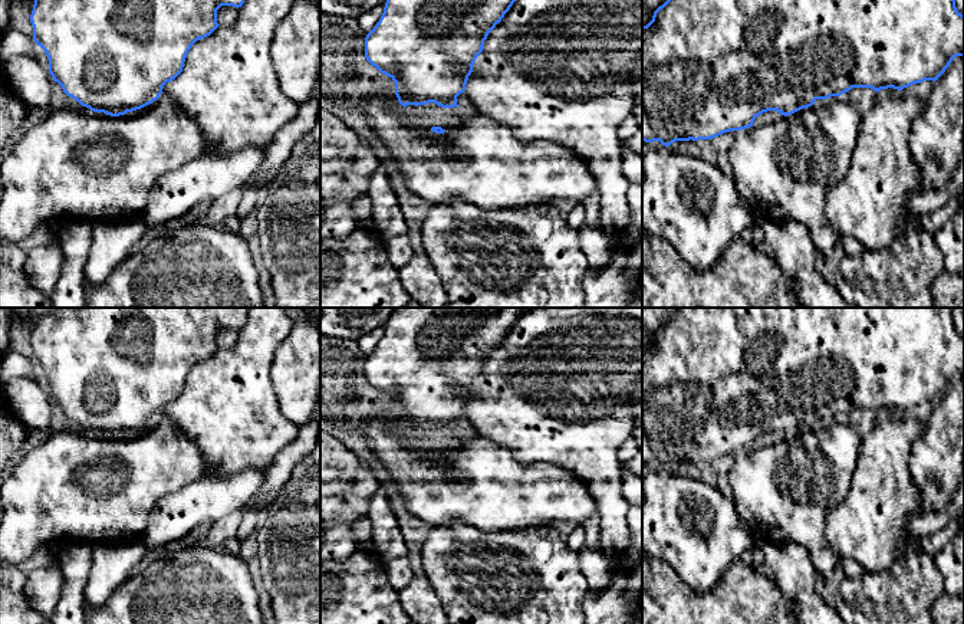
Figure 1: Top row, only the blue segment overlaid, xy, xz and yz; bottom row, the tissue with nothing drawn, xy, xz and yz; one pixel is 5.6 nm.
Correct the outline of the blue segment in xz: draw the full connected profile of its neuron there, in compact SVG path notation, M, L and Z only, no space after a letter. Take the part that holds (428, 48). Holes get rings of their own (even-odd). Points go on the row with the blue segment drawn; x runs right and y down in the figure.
M386 0L384 13L375 27L365 37L365 58L381 73L389 76L395 82L395 95L398 102L405 108L407 105L427 105L430 102L442 108L454 108L457 96L465 91L468 76L473 72L473 65L477 56L483 52L484 40L488 33L501 22L504 14L510 10L516 0Z

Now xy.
M34 0L30 23L33 26L33 40L46 52L49 59L49 73L62 86L63 92L93 112L119 116L157 101L162 93L164 85L182 72L191 46L197 40L210 36L220 26L217 23L217 10L221 6L238 9L243 3L244 0Z

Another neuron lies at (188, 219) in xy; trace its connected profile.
M203 201L198 206L193 207L191 210L188 210L185 214L168 220L164 224L161 224L161 236L168 237L171 233L174 233L175 230L181 230L184 227L190 227L195 224L195 220L200 214L203 214L208 207L210 207L211 201Z

